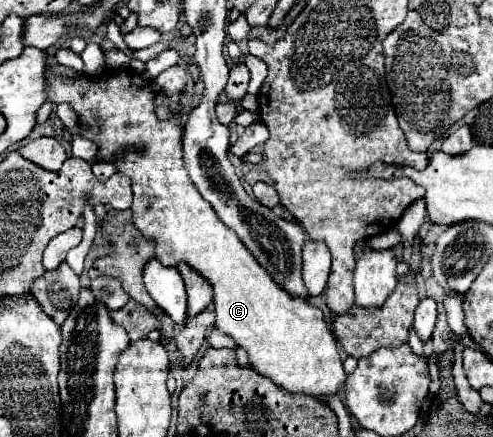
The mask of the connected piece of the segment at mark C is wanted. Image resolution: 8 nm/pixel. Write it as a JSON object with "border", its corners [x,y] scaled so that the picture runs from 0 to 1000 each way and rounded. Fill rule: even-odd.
{"border":[[[126,149],[93,153],[93,227],[110,240],[138,236],[158,272],[158,304],[170,318],[183,318],[199,332],[199,368],[231,373],[243,396],[264,405],[268,414],[268,510],[292,538],[292,547],[312,556],[316,593],[337,611],[357,611],[365,602],[381,602],[398,616],[434,661],[434,716],[438,716],[438,753],[467,767],[479,789],[499,799],[507,835],[519,854],[552,867],[580,899],[613,899],[633,908],[669,908],[698,895],[702,849],[690,822],[690,789],[677,762],[665,753],[657,735],[657,716],[617,689],[613,680],[588,675],[572,661],[552,634],[544,634],[540,616],[503,579],[495,556],[462,524],[434,487],[434,478],[410,455],[398,437],[369,368],[369,314],[373,286],[365,281],[369,259],[369,217],[377,199],[377,158],[337,158],[316,181],[292,181],[280,162],[260,153],[223,158],[203,176],[166,176],[158,162]],[[333,227],[345,268],[325,277],[316,263],[316,231]]]}

